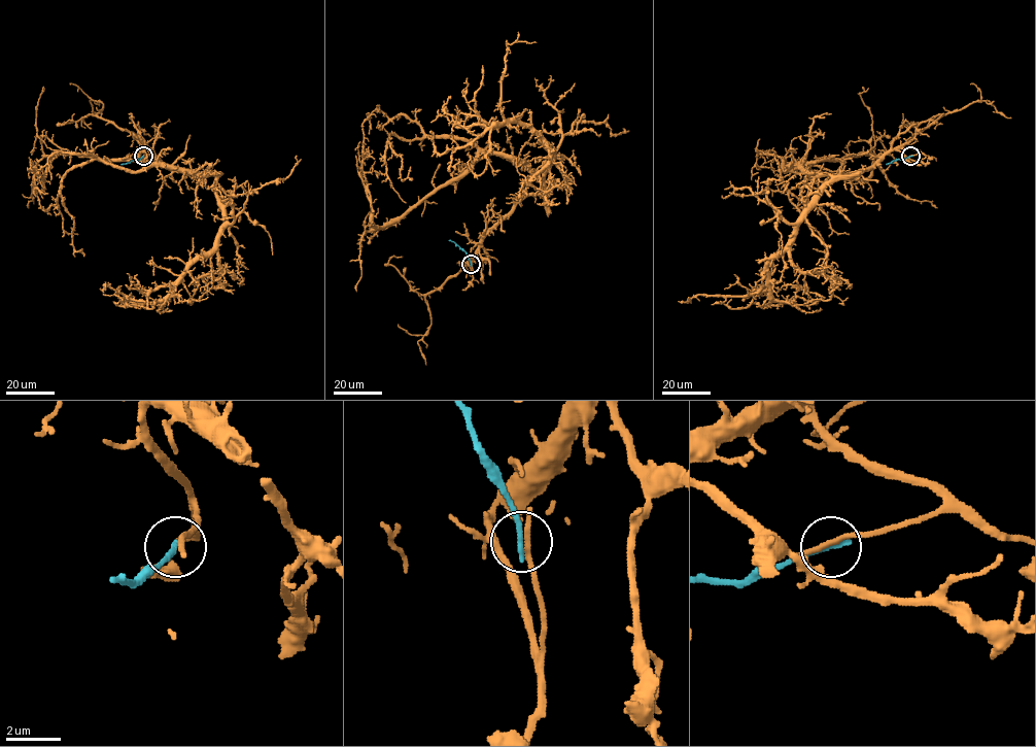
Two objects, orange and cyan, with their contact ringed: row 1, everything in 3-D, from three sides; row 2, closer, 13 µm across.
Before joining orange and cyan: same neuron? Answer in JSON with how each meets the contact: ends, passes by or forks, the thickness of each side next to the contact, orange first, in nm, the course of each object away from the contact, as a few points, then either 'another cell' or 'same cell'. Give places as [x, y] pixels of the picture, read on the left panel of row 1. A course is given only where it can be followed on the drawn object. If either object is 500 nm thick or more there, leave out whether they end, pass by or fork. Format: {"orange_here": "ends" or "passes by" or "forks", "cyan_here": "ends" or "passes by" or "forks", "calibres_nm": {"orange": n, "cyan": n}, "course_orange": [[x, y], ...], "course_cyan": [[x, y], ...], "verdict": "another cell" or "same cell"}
{"orange_here": "ends", "cyan_here": "ends", "calibres_nm": {"orange": 240, "cyan": 240}, "course_orange": [[143, 156], [141, 143], [168, 166], [216, 176], [57, 155], [43, 179], [34, 176], [35, 191], [47, 193]], "course_cyan": [[142, 156], [121, 165]], "verdict": "another cell"}

